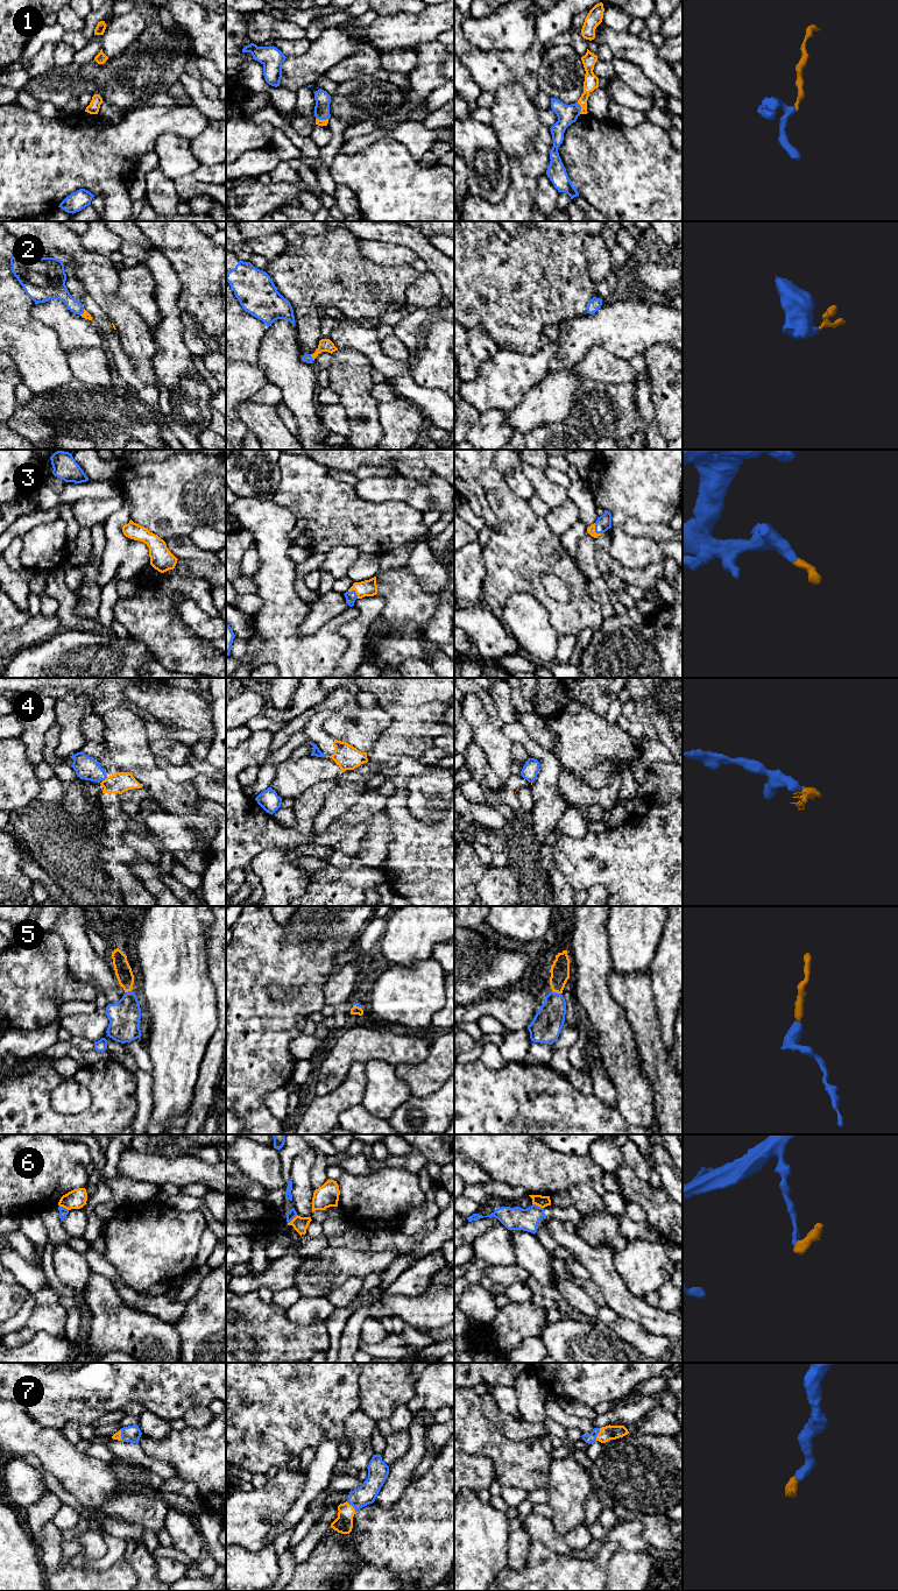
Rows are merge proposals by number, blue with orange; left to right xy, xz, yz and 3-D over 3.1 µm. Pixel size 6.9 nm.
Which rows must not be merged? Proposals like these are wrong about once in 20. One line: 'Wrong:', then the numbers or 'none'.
Wrong: 6

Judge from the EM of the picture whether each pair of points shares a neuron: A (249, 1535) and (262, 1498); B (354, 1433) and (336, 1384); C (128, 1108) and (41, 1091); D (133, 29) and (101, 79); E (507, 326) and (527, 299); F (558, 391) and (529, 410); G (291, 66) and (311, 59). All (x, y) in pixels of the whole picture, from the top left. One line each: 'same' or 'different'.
A: same
B: different
C: same
D: different
E: same
F: same
G: same

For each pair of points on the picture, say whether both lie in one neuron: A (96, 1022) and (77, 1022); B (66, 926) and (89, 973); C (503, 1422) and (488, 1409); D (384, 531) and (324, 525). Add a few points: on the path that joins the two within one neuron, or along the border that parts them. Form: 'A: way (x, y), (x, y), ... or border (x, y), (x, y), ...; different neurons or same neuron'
A: way (91, 1022), (82, 1022); same neuron
B: way (75, 938), (83, 961); same neuron
C: way (500, 1420), (492, 1412); same neuron
D: way (369, 529), (339, 525); same neuron

